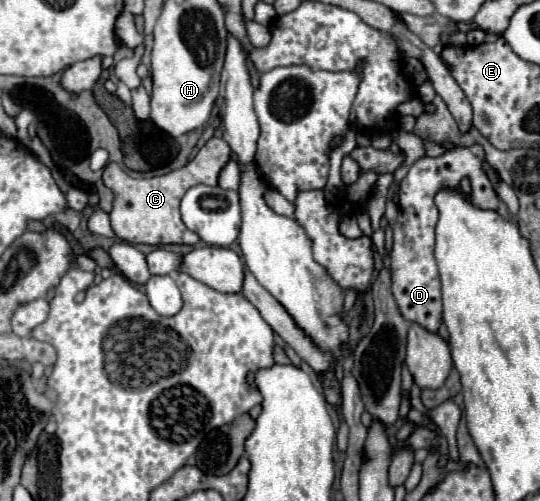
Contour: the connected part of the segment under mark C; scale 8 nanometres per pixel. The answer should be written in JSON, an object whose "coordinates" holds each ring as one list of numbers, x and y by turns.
{"coordinates":[[210,138,186,166,176,172,154,178,130,178,120,166,106,166,102,170,104,184,114,192,114,204,110,212,110,224,114,234,128,244,198,244,200,238,188,230,180,218,178,206,188,188,196,184,218,184,218,174,230,160,230,146,222,138]]}

